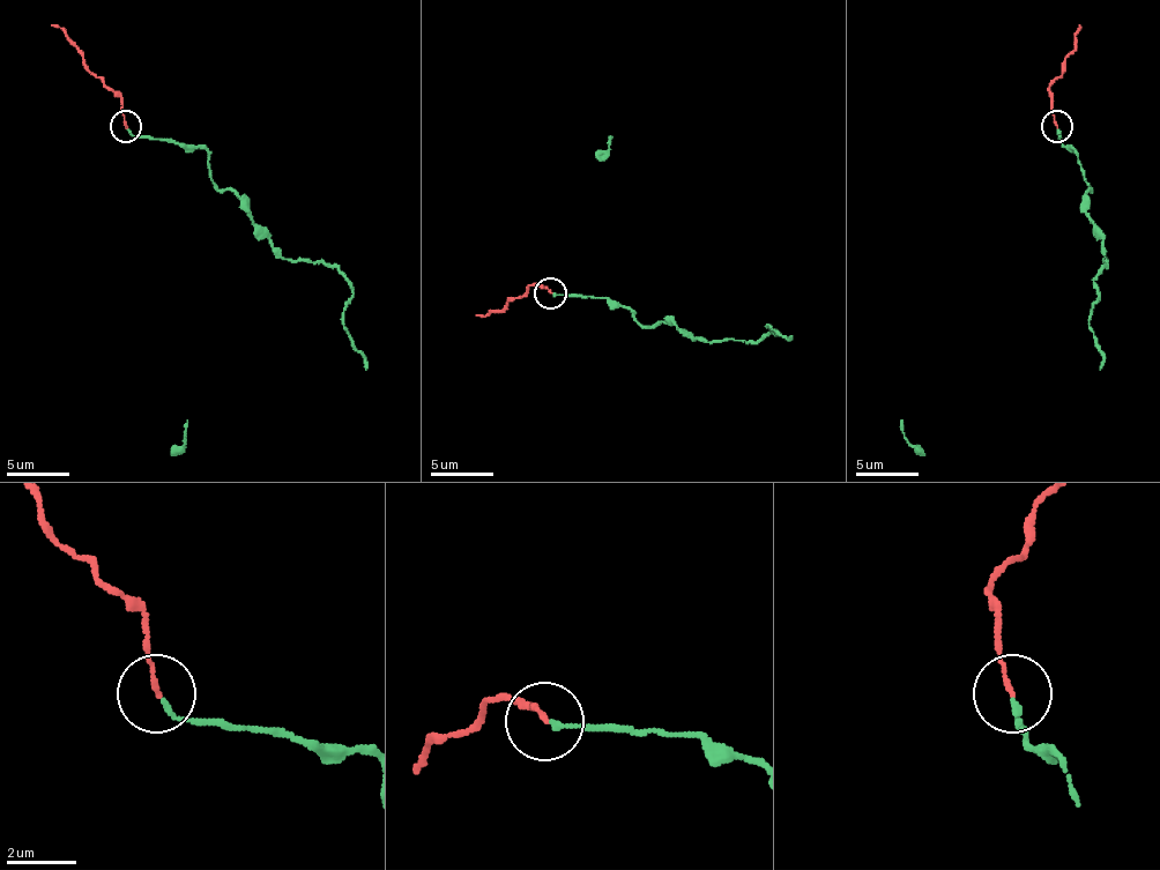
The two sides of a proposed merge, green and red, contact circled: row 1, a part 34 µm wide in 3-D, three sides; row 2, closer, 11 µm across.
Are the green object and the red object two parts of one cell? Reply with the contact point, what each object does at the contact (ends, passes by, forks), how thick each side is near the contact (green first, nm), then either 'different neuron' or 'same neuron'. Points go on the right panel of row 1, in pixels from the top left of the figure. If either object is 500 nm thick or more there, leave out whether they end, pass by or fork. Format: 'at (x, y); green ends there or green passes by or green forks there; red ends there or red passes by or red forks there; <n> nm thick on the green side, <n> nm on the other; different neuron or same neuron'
at (1057, 126); green ends there; red ends there; 130 nm thick on the green side, 130 nm on the other; same neuron

